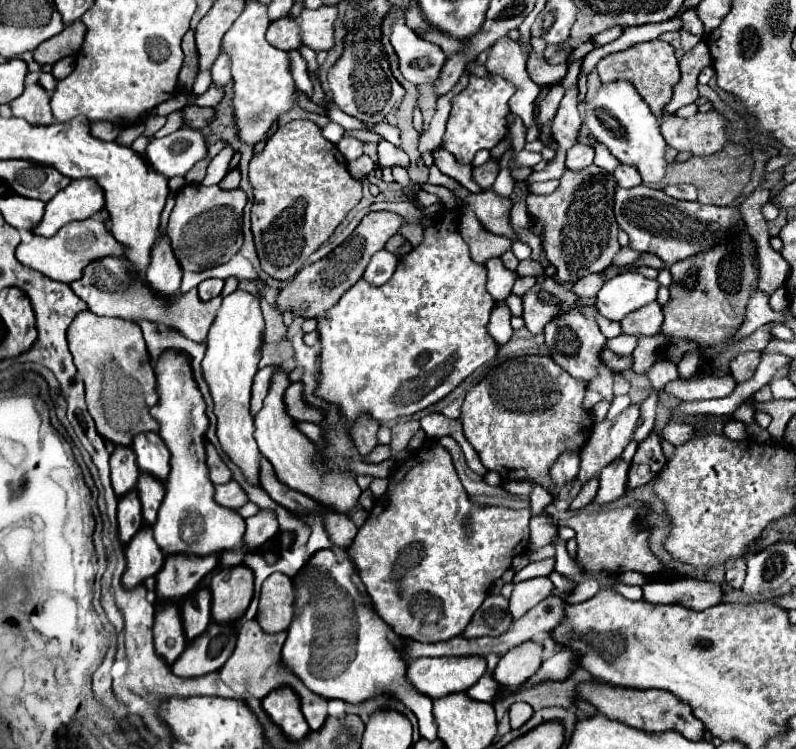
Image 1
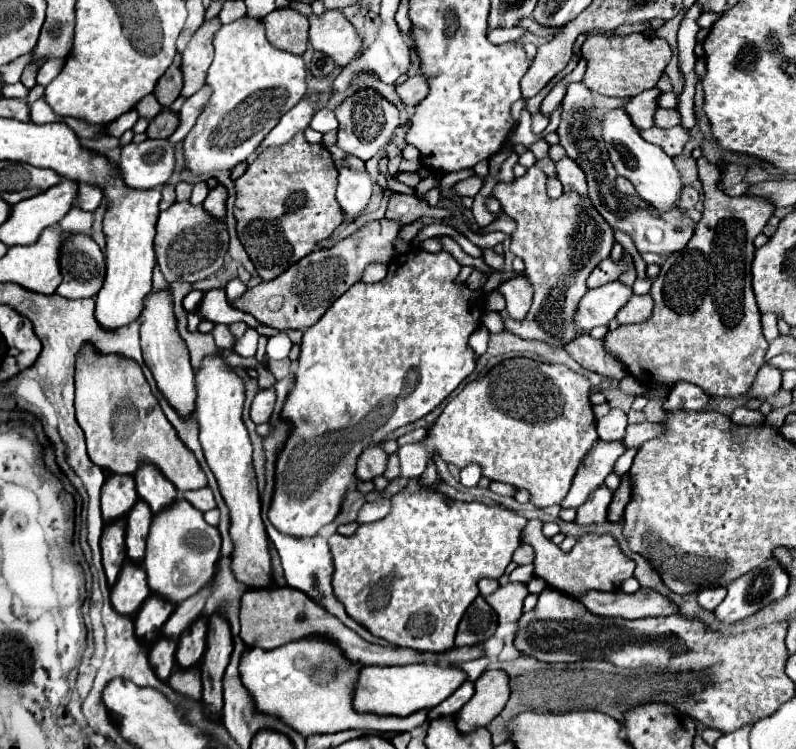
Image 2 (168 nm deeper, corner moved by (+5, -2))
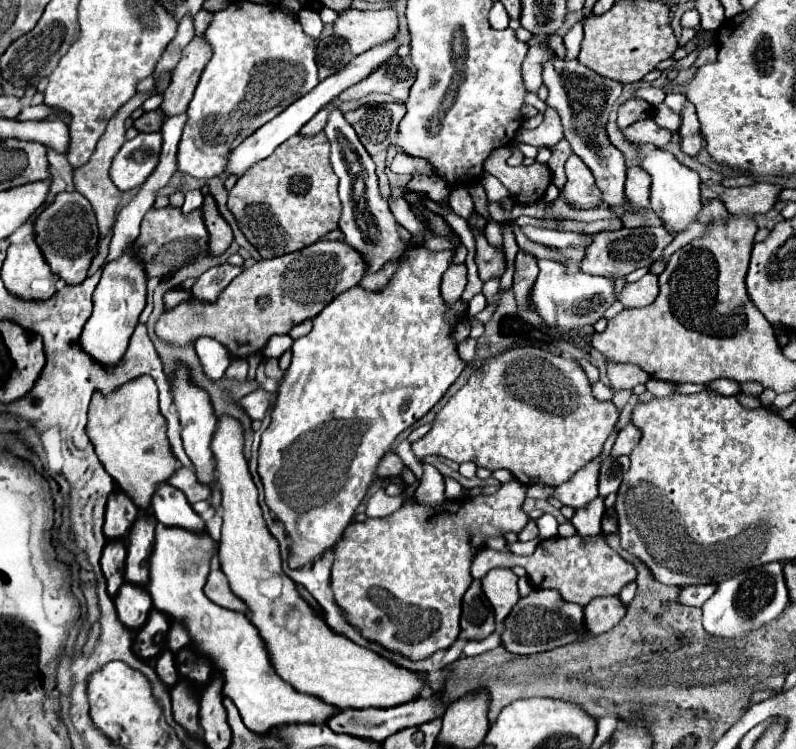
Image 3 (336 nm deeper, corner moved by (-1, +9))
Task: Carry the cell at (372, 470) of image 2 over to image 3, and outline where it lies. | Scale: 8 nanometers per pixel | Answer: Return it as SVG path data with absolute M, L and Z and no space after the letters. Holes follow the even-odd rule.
M389 451L389 453L381 459L381 463L379 463L379 467L377 467L377 475L379 475L379 477L401 477L403 469L405 469L405 463L403 463L393 451Z

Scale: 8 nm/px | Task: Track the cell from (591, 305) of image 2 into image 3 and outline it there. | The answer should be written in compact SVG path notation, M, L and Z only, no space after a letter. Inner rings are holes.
M537 259L537 264L539 275L529 293L529 307L539 313L545 327L565 333L581 329L585 325L595 325L603 317L605 309L615 301L613 279L609 277L587 275L583 271L567 273L567 269L561 263L547 259ZM567 317L577 317L577 319L567 319Z

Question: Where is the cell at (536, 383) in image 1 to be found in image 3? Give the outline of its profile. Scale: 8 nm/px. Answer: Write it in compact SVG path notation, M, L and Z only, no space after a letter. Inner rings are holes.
M517 347L485 359L485 363L471 373L467 385L461 387L437 413L431 431L413 443L411 449L417 459L441 455L455 463L473 461L477 467L487 467L491 471L507 469L525 487L531 483L557 487L569 481L601 453L617 417L619 411L611 401L599 401L591 395L587 375L573 359L553 355L541 347Z

